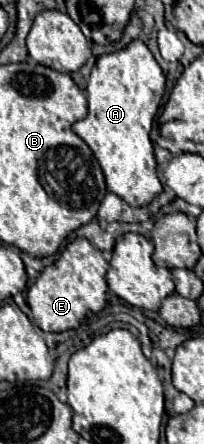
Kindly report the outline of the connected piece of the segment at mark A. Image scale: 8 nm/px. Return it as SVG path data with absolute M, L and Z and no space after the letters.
M132 41L122 51L98 57L98 61L90 73L88 87L86 87L88 105L90 105L88 115L82 121L76 121L72 125L74 133L88 143L94 157L98 159L100 167L104 171L104 177L106 177L108 191L116 193L130 207L144 207L144 205L152 203L152 199L156 199L162 193L162 183L160 183L158 171L156 171L154 147L150 141L150 129L152 129L152 121L158 113L164 91L166 91L164 73L160 69L160 65L156 63L154 55L142 41Z

